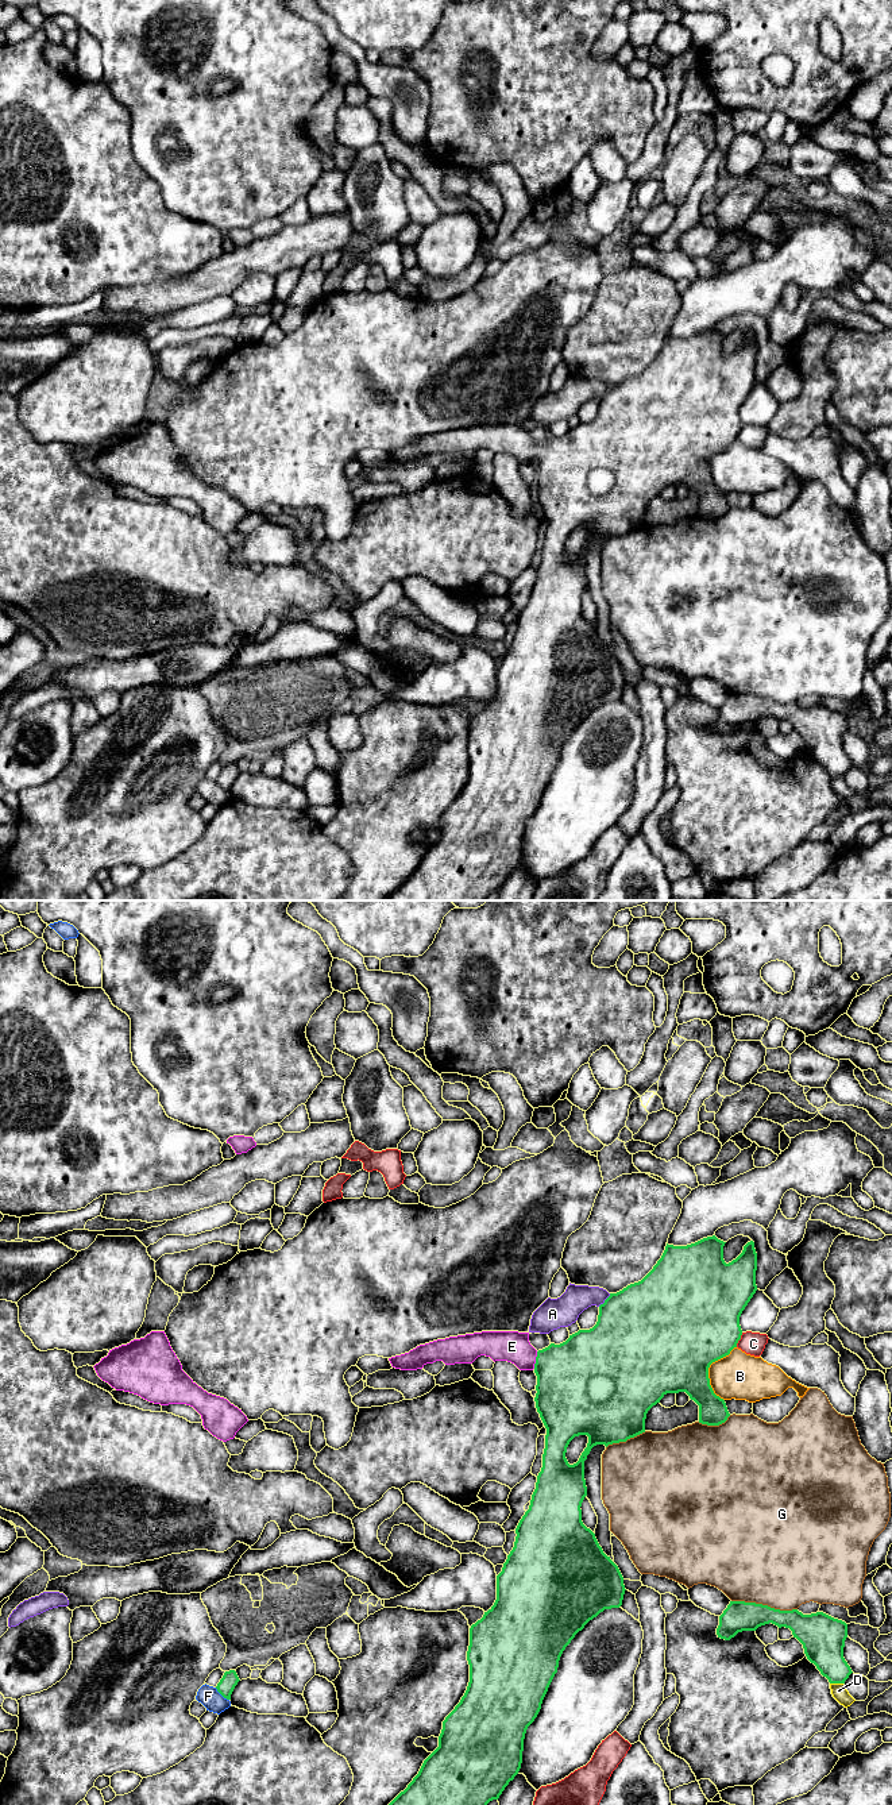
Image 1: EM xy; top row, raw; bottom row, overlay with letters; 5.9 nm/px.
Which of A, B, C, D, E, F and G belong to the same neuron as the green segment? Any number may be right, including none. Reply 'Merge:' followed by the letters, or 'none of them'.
Merge: E

